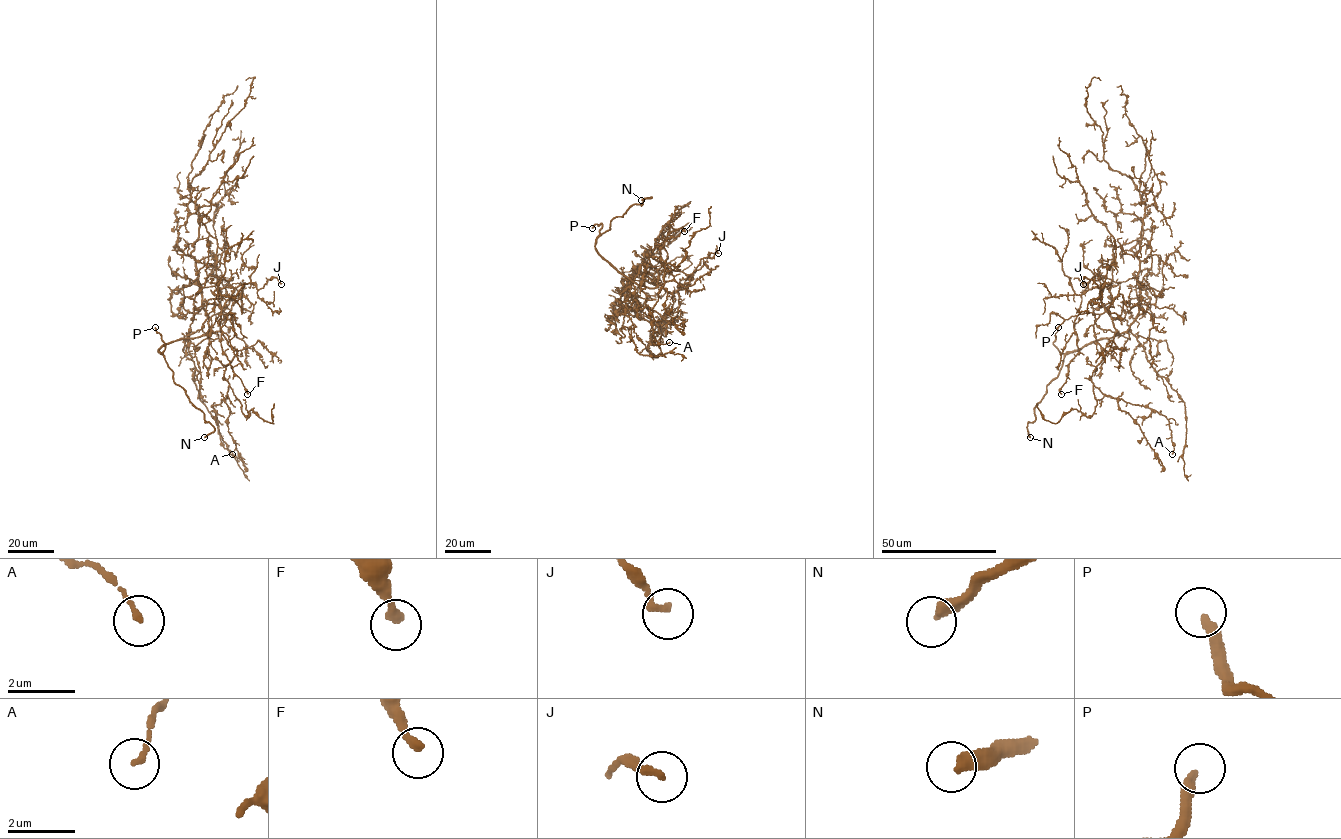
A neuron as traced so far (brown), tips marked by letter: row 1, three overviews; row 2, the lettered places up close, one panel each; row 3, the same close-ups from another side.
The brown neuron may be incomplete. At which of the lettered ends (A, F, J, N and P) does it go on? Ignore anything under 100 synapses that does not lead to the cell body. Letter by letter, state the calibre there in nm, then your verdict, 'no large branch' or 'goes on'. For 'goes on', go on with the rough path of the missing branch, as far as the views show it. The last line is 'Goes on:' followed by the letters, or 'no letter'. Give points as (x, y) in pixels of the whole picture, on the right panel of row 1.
A: calibre 160 nm; no large branch
F: calibre 280 nm; no large branch
J: calibre 200 nm; no large branch
N: calibre 360 nm; goes on; course (1030, 437), (1046, 447), (1058, 447), (1059, 439)
P: calibre 300 nm; goes on; course (1058, 327), (1085, 284), (1113, 334), (1084, 375), (1088, 434), (1059, 411), (1053, 375), (1032, 339), (1011, 361)
Goes on: N, P

